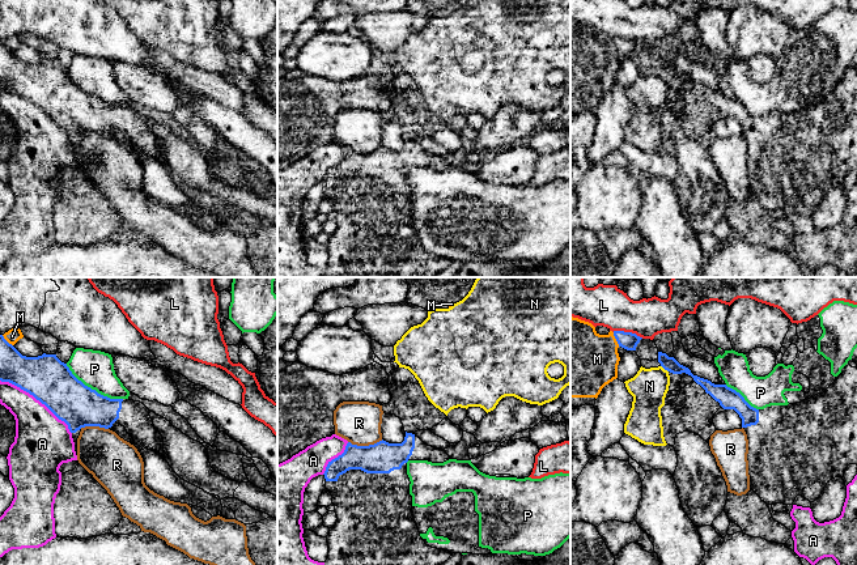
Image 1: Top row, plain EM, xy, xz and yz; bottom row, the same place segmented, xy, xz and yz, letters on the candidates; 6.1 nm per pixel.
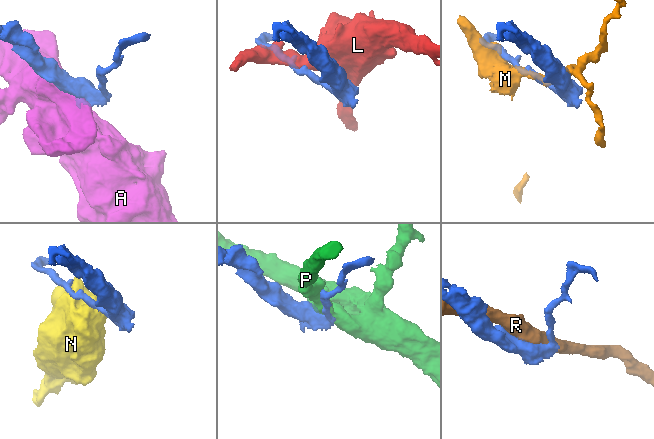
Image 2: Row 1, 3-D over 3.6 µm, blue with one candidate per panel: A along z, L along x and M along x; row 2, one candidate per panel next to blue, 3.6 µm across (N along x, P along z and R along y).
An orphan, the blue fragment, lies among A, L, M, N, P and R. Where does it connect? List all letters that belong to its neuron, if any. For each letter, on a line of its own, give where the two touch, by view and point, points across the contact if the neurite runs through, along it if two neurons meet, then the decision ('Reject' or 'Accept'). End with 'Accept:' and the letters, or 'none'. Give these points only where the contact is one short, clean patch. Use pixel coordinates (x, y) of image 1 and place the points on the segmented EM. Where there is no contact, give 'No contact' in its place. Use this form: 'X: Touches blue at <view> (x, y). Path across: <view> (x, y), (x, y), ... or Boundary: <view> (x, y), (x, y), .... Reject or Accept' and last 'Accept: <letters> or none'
A: Touches blue at xy (38, 399). Reject
L: Touches blue at yz (628, 332). Reject
M: Touches blue at yz (615, 338). Reject
N: Touches blue at yz (665, 369). Boundary: yz (661, 365), (667, 372). Reject
P: Touches blue at xy (93, 390). Reject
R: Touches blue at xz (365, 446). Reject
Accept: none

